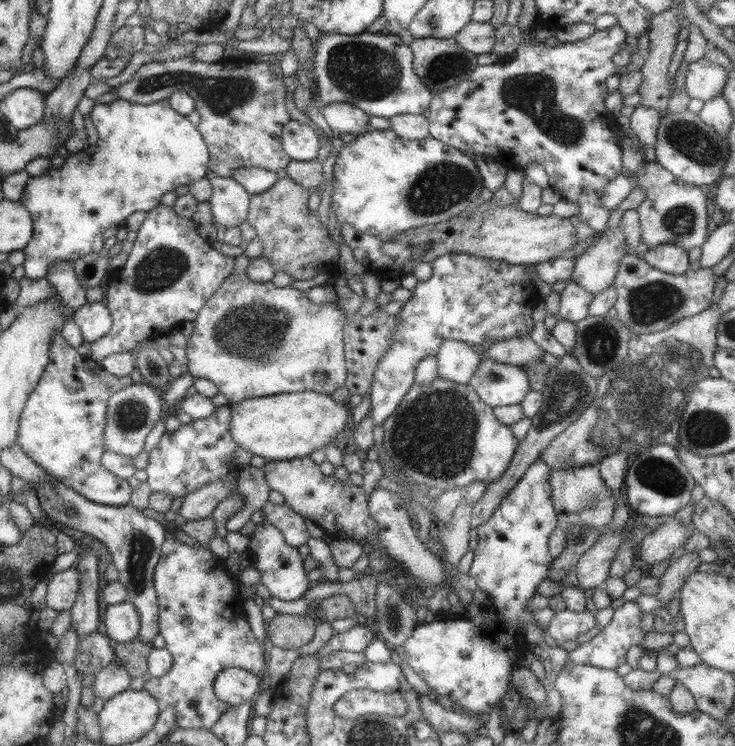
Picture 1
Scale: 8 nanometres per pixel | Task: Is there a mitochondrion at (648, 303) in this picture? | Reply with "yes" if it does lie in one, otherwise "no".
yes

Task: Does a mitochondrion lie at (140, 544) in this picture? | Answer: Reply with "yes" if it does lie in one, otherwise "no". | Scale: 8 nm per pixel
yes

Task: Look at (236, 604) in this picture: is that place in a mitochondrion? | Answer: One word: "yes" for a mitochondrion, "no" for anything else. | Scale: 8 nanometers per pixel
no

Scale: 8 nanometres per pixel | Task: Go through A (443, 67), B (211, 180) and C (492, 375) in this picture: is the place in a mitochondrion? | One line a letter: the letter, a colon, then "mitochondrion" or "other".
A: mitochondrion
B: other
C: mitochondrion

